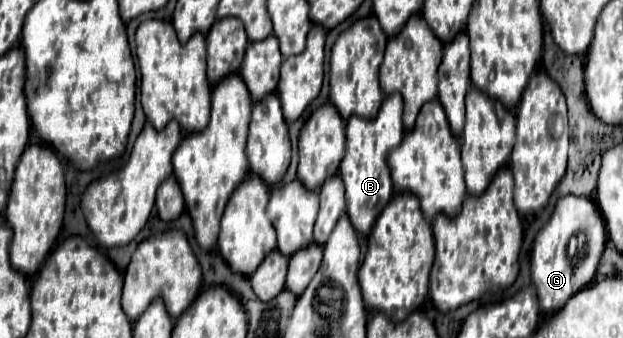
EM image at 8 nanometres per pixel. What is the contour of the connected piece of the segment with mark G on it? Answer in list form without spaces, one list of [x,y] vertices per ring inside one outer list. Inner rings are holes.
[[[567,195],[557,201],[549,223],[537,233],[533,251],[531,251],[531,281],[535,285],[543,313],[557,313],[577,291],[585,289],[593,281],[599,267],[599,259],[605,249],[605,241],[607,241],[607,235],[605,235],[603,215],[591,203],[591,199]],[[579,233],[585,233],[587,237],[585,257],[579,259],[577,265],[571,265],[571,259],[567,255],[567,243],[573,235],[579,235]]]

